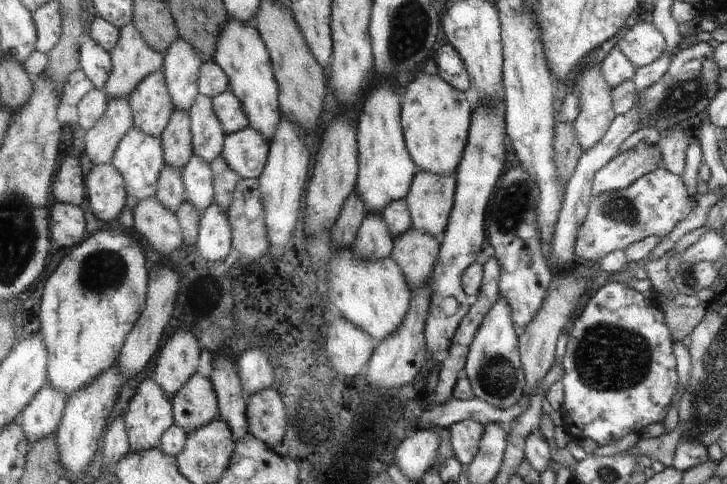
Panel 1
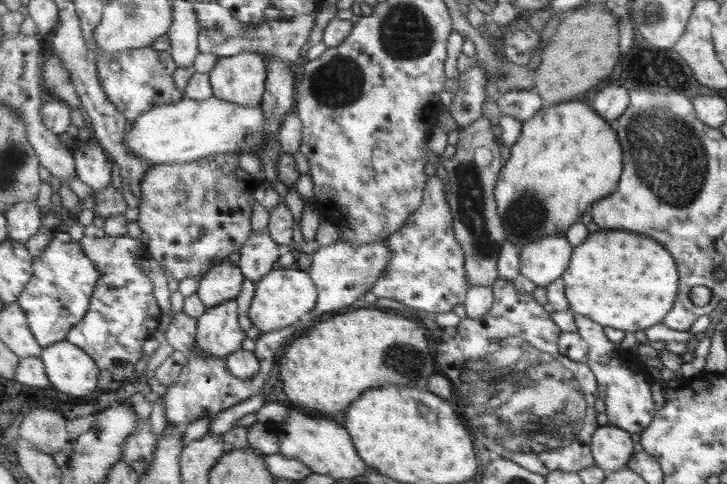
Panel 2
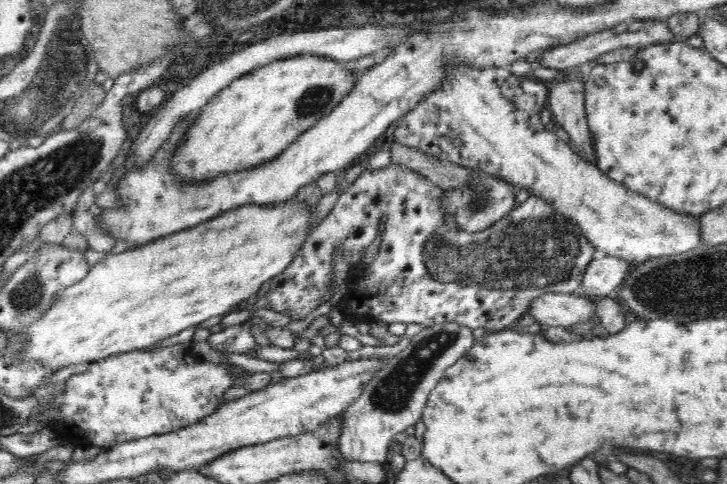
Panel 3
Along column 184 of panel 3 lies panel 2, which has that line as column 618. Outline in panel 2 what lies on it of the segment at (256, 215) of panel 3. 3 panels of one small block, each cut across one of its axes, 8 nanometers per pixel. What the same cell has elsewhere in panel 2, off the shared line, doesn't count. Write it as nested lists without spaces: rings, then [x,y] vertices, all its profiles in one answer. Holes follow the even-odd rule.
[[[599,228],[594,233],[588,233],[581,244],[573,246],[569,266],[562,272],[561,278],[570,312],[623,332],[645,330],[662,322],[678,293],[678,272],[667,249],[651,237],[624,230]]]

